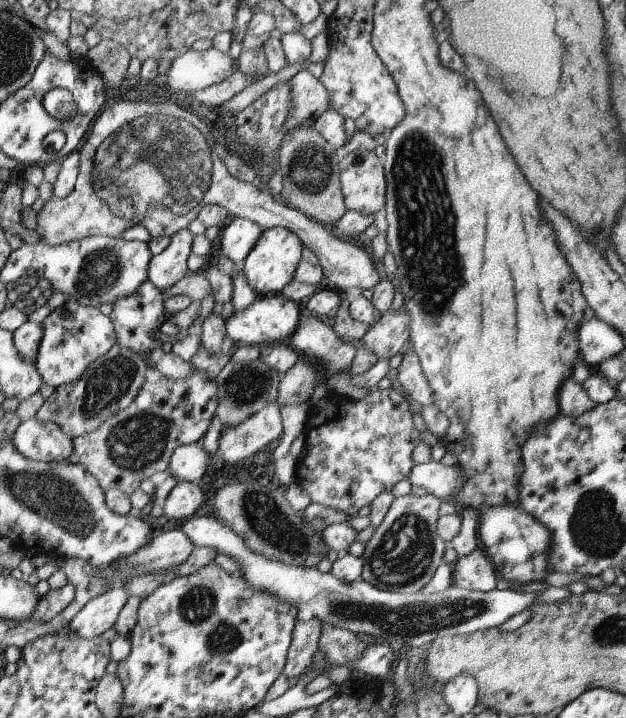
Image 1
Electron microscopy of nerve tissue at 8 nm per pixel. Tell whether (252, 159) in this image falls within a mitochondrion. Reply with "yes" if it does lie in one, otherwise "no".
no

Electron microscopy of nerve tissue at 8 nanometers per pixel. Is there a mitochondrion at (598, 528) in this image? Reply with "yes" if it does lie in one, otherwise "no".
yes

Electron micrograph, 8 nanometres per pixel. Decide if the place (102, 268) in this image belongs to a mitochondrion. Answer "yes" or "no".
yes

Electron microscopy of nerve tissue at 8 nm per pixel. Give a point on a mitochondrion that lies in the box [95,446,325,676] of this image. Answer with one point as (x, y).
(268, 521)

